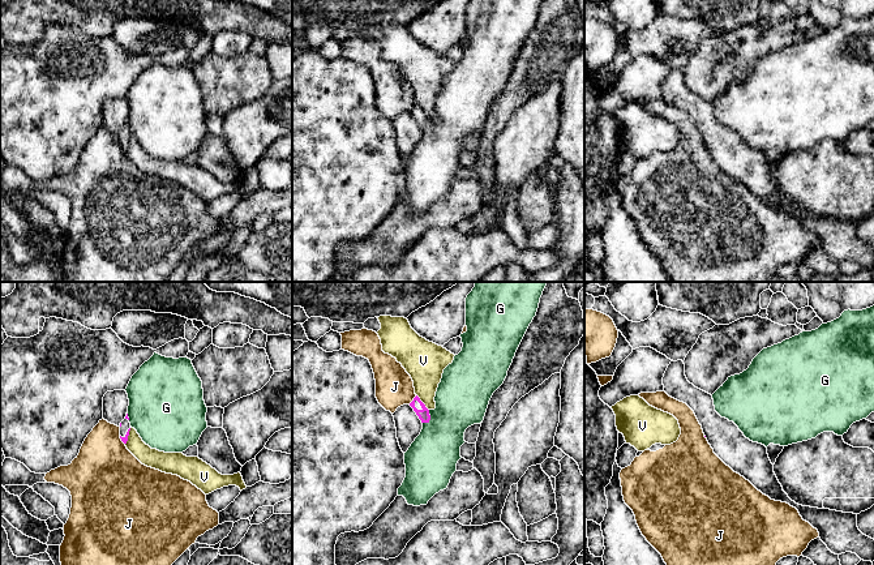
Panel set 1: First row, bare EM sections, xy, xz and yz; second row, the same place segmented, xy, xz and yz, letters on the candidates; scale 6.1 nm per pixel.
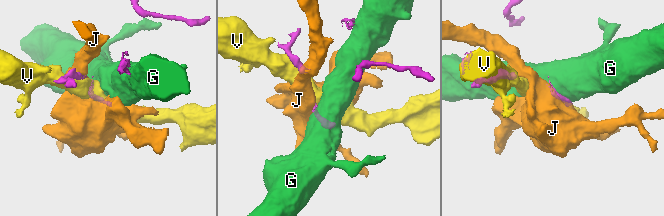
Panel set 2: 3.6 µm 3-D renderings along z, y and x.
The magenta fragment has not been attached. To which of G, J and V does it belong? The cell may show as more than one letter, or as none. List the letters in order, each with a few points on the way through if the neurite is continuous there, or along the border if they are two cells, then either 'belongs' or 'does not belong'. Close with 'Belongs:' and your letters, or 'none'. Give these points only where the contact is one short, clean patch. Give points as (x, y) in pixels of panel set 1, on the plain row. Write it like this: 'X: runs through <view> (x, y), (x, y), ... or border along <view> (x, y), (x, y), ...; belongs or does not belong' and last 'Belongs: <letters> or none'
G: does not belong
J: does not belong
V: does not belong
Belongs: none

